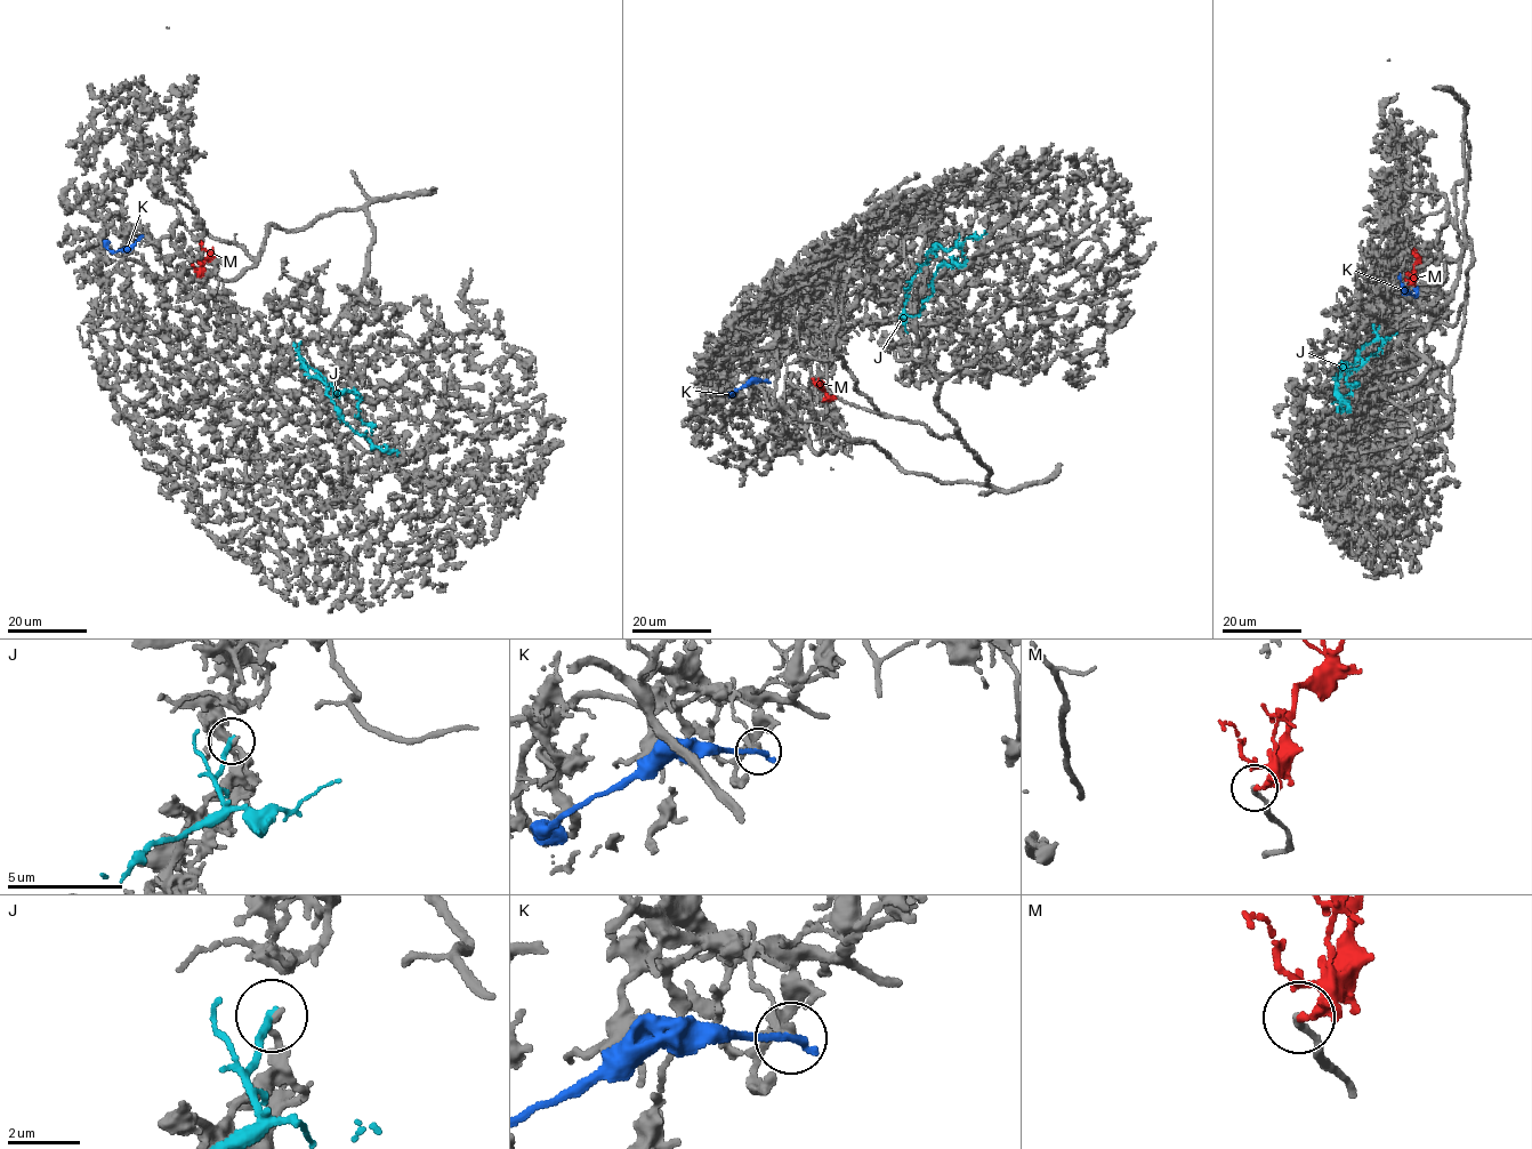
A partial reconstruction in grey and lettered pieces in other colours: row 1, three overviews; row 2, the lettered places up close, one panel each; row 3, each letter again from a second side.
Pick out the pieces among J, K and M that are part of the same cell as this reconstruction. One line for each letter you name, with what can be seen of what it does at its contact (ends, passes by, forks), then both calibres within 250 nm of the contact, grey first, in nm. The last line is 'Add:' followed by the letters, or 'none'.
Add: none

